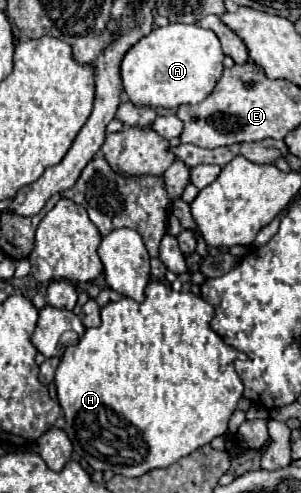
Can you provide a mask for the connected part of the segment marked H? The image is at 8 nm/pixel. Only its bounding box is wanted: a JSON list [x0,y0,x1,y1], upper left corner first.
[56,282,242,476]

